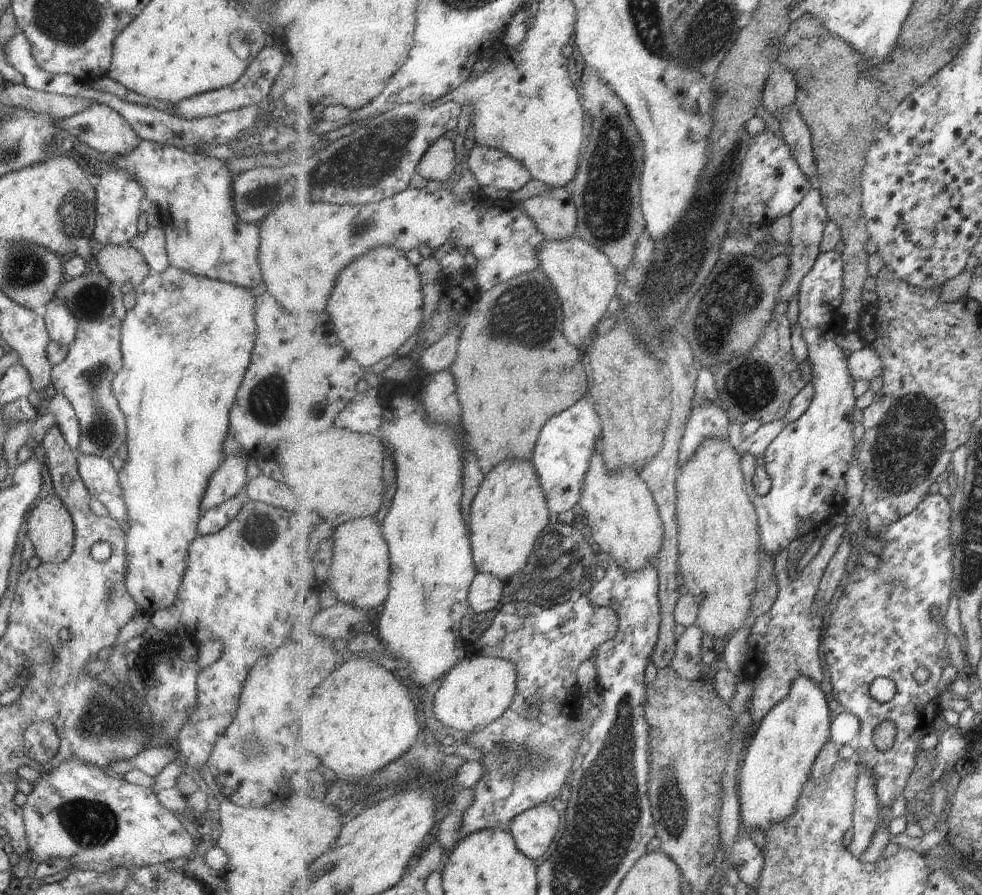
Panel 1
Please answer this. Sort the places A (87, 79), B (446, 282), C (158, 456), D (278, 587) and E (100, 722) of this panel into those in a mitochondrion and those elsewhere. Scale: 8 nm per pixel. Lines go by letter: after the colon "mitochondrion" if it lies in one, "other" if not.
A: other
B: other
C: other
D: other
E: mitochondrion

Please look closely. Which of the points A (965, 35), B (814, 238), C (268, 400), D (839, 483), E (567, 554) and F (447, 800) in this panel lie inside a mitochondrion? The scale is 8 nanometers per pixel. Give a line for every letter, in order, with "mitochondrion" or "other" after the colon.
A: other
B: other
C: mitochondrion
D: other
E: mitochondrion
F: other

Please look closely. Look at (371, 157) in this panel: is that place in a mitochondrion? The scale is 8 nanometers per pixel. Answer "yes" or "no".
yes

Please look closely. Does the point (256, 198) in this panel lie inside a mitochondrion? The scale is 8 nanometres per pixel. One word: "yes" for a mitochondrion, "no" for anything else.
yes

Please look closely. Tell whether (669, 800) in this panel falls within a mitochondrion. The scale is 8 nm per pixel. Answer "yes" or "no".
yes

